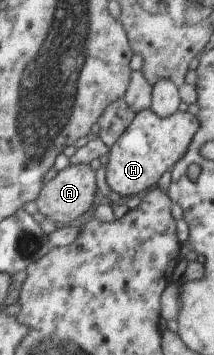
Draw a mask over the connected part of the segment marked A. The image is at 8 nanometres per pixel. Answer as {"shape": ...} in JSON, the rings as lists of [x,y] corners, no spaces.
{"shape":[[[88,164],[70,165],[47,181],[36,201],[36,207],[54,224],[68,223],[90,209],[94,193],[96,173]]]}

